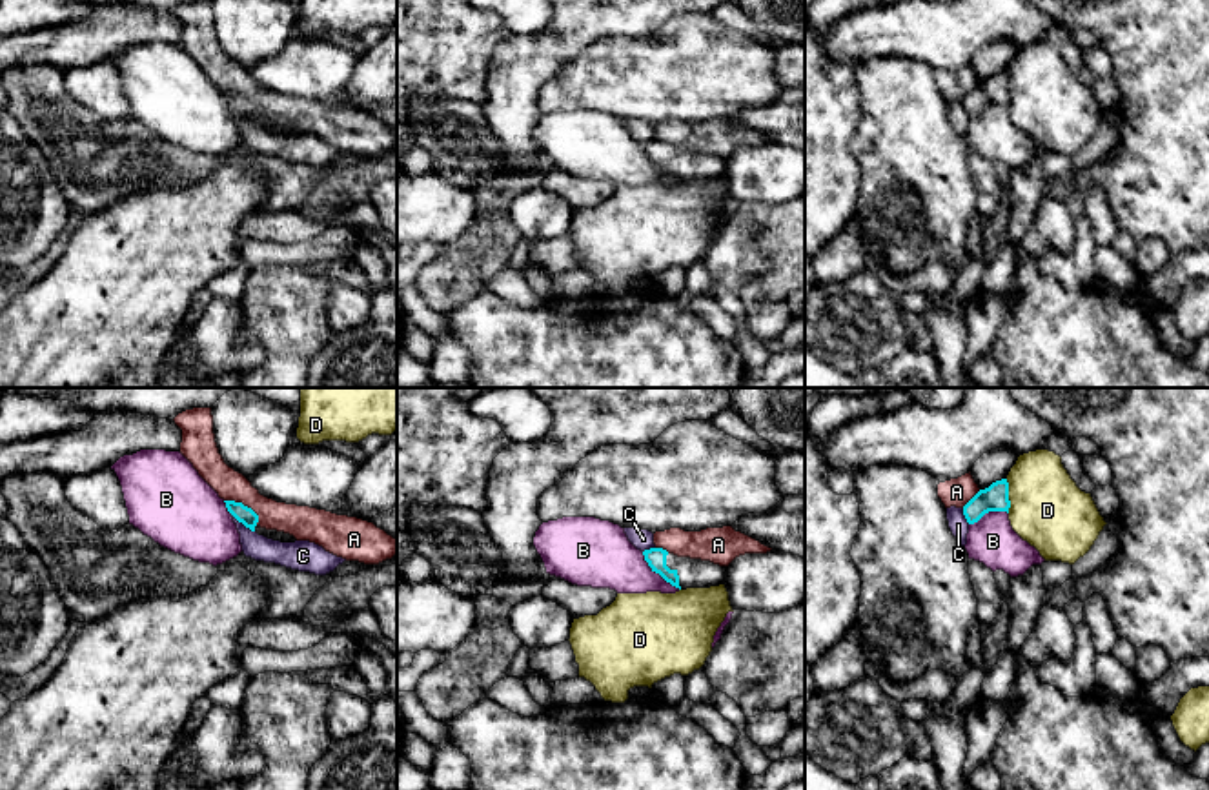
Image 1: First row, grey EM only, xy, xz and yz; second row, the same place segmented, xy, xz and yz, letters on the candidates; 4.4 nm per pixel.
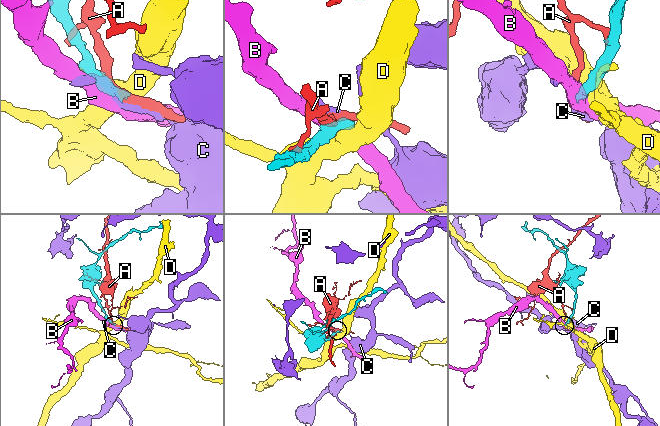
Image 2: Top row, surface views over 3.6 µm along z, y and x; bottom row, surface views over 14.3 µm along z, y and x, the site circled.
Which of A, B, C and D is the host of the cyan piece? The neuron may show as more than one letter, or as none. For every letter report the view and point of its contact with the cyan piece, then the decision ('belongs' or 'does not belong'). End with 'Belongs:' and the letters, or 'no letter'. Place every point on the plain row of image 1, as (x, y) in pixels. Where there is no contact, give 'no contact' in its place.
A: meets cyan in xy at (246, 99); does not belong
B: meets cyan in xz at (658, 164); does not belong
C: meets cyan in xy at (243, 115); does not belong
D: meets cyan in yz at (1007, 88); does not belong
Belongs: no letter

